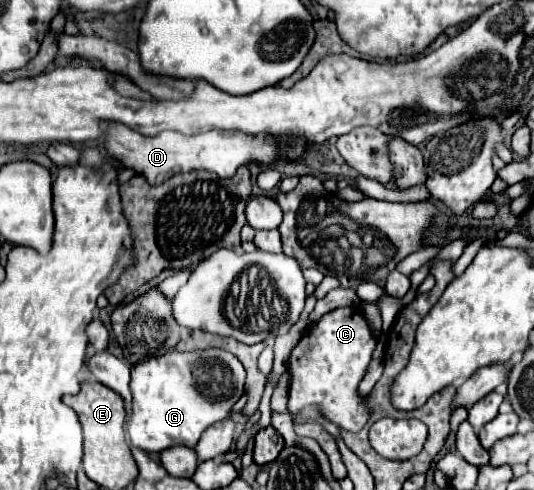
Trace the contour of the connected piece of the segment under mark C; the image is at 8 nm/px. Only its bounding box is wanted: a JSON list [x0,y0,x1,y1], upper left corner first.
[288,307,376,431]

